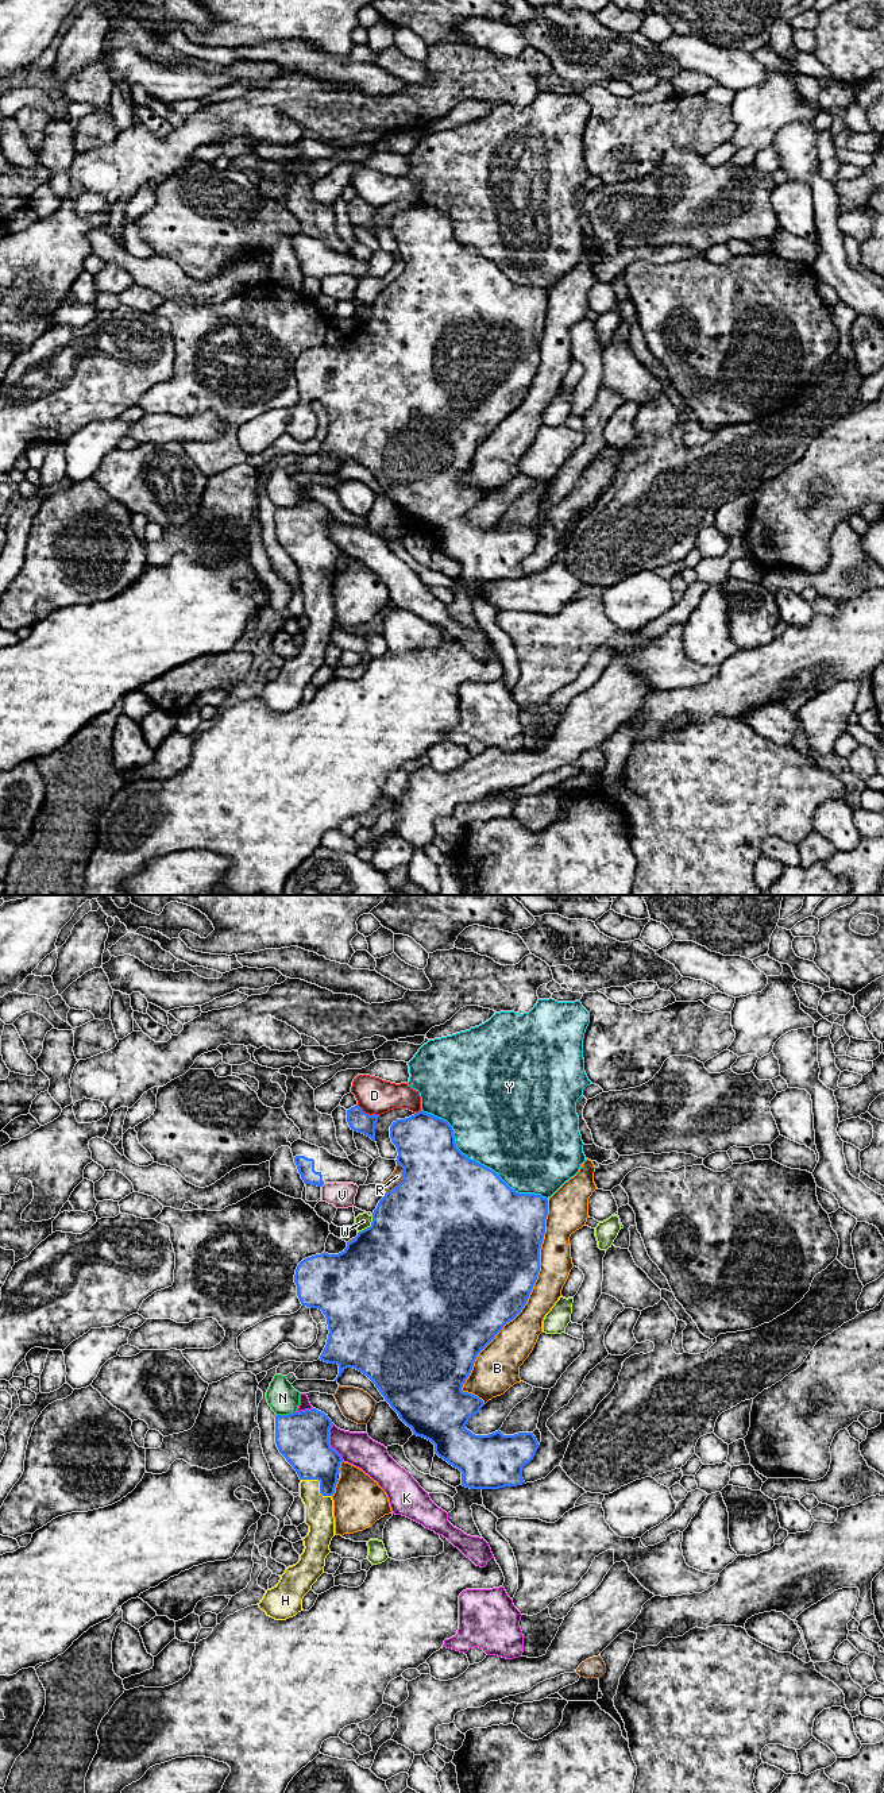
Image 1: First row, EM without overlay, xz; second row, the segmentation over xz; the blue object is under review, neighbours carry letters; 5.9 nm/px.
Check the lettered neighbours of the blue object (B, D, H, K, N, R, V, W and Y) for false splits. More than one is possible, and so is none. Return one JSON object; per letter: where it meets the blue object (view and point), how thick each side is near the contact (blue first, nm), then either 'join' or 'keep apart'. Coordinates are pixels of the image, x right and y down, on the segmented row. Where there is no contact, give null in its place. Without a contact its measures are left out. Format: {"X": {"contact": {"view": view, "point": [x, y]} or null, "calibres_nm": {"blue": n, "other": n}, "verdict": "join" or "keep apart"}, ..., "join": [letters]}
{"B": {"contact": {"view": "xz", "point": [522, 1307]}, "calibres_nm": {"blue": 500, "other": 220}, "verdict": "keep apart"}, "D": {"contact": {"view": "xz", "point": [367, 1114]}, "calibres_nm": {"blue": 120, "other": 220}, "verdict": "keep apart"}, "H": {"contact": {"view": "xz", "point": [320, 1484]}, "calibres_nm": {"blue": 280, "other": 180}, "verdict": "join"}, "K": {"contact": {"view": "xz", "point": [328, 1442]}, "calibres_nm": {"blue": 320, "other": 200}, "verdict": "keep apart"}, "N": {"contact": {"view": "xz", "point": [285, 1415]}, "calibres_nm": {"blue": 320, "other": 180}, "verdict": "keep apart"}, "R": {"contact": {"view": "xz", "point": [402, 1179]}, "calibres_nm": {"blue": 500, "other": 70}, "verdict": "keep apart"}, "V": {"contact": null, "verdict": "keep apart"}, "W": {"contact": {"view": "xz", "point": [367, 1227]}, "calibres_nm": {"blue": 500, "other": 90}, "verdict": "keep apart"}, "Y": {"contact": {"view": "xz", "point": [475, 1161]}, "calibres_nm": {"blue": 500, "other": 500}, "verdict": "keep apart"}, "join": ["H"]}

